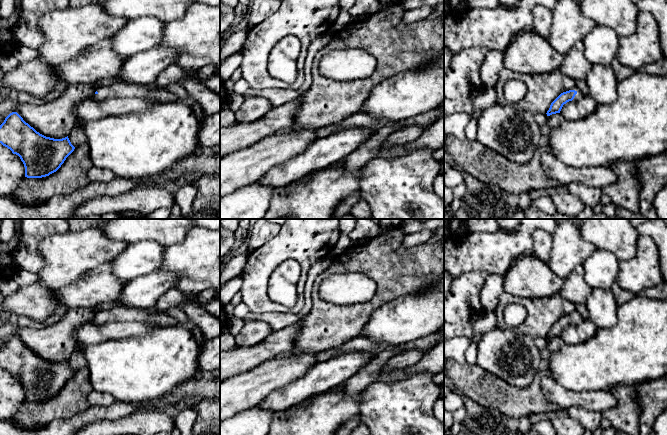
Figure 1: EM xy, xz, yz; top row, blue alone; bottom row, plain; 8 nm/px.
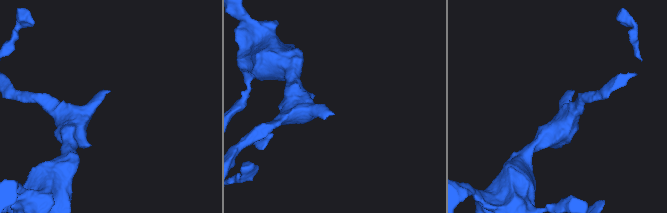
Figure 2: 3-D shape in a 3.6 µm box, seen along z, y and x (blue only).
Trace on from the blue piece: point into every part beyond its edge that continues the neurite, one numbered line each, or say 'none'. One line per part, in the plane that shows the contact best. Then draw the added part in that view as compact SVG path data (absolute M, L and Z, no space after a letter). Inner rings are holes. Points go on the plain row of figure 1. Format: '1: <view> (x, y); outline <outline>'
1: yz (579, 318); outline M575 311L572 314L575 314L577 316L577 318L575 319L575 321L572 325L577 324L580 321L584 320L584 317L579 312Z

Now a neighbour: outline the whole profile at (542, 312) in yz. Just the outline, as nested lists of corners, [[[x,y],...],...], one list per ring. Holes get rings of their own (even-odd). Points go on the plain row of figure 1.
[[[506,293],[500,297],[496,308],[497,327],[507,329],[508,325],[503,318],[503,312],[508,304],[523,305],[527,311],[525,321],[515,328],[518,332],[528,335],[535,339],[536,337],[546,338],[551,327],[563,316],[572,314],[576,311],[576,306],[560,295],[522,298]]]

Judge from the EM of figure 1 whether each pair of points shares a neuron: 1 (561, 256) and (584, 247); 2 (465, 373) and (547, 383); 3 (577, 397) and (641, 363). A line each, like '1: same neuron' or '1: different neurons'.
1: same neuron
2: different neurons
3: different neurons

